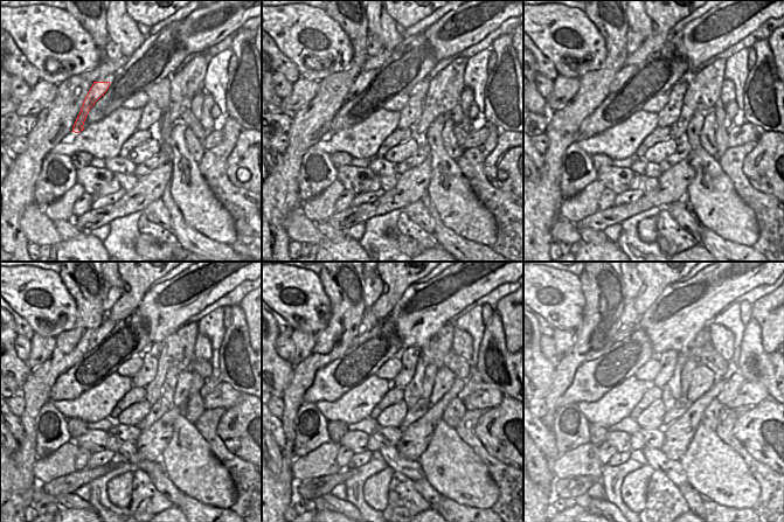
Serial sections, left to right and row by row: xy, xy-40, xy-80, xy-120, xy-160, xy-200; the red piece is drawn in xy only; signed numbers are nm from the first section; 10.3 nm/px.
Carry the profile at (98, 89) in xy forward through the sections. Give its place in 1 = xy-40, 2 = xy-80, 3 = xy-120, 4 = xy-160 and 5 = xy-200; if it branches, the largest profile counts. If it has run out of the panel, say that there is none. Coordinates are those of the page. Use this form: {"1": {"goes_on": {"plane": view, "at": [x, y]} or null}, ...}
{"1": {"goes_on": {"plane": "xy-40", "at": [358, 86]}}, "2": {"goes_on": {"plane": "xy-80", "at": [628, 69]}}, "3": {"goes_on": {"plane": "xy-120", "at": [105, 328]}}, "4": {"goes_on": {"plane": "xy-160", "at": [369, 321]}}, "5": {"goes_on": {"plane": "xy-200", "at": [629, 319]}}}

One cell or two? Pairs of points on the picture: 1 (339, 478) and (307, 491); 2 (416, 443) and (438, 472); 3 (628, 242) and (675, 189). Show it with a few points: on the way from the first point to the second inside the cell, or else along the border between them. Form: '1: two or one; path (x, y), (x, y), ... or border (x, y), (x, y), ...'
1: one; path (331, 481), (316, 488)
2: two; border (436, 427), (428, 447), (417, 460)
3: two; border (660, 207), (653, 207), (632, 216)

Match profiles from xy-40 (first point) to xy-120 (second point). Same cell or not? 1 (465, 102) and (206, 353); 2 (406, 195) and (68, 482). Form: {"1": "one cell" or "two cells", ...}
{"1": "one cell", "2": "one cell"}

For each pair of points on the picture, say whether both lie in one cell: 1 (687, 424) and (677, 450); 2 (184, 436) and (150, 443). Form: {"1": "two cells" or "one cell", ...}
{"1": "one cell", "2": "two cells"}

